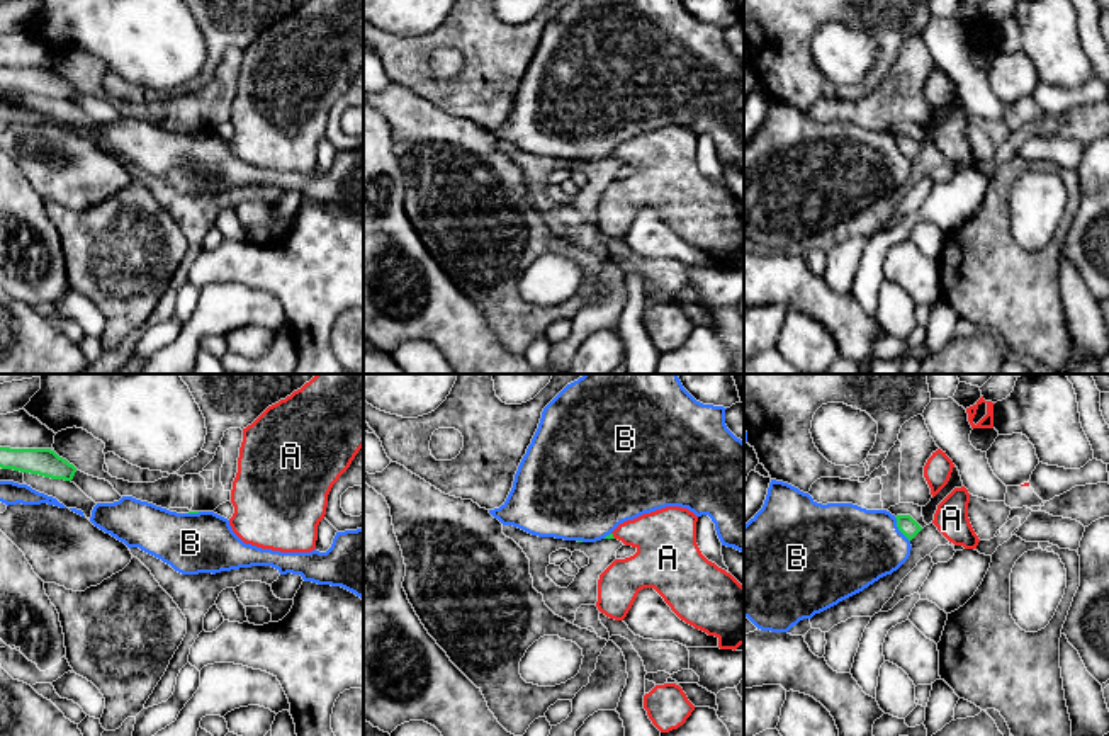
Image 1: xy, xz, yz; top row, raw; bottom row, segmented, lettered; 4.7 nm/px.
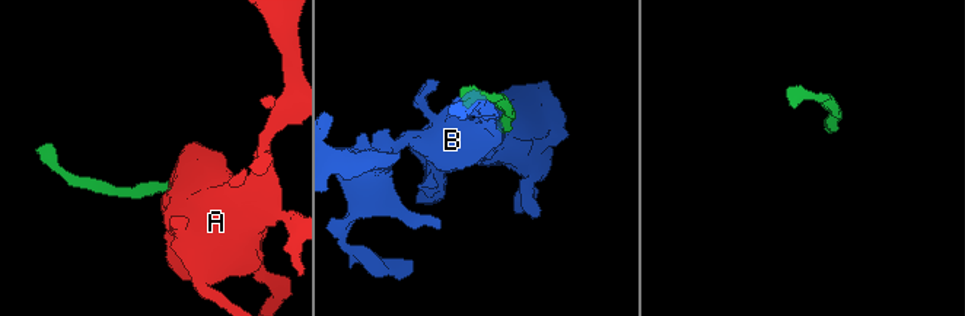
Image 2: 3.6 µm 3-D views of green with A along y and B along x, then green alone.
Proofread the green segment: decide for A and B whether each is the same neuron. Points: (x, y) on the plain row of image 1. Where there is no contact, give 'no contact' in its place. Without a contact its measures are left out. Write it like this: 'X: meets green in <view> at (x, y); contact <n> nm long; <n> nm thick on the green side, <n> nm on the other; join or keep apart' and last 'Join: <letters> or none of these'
A: meets green in xz at (612, 155); contact 40 nm long; 20 nm thick on the green side, 280 nm on the other; join
B: meets green in yz at (899, 148); contact 140 nm long; 90 nm thick on the green side, 400 nm on the other; keep apart
Join: A

